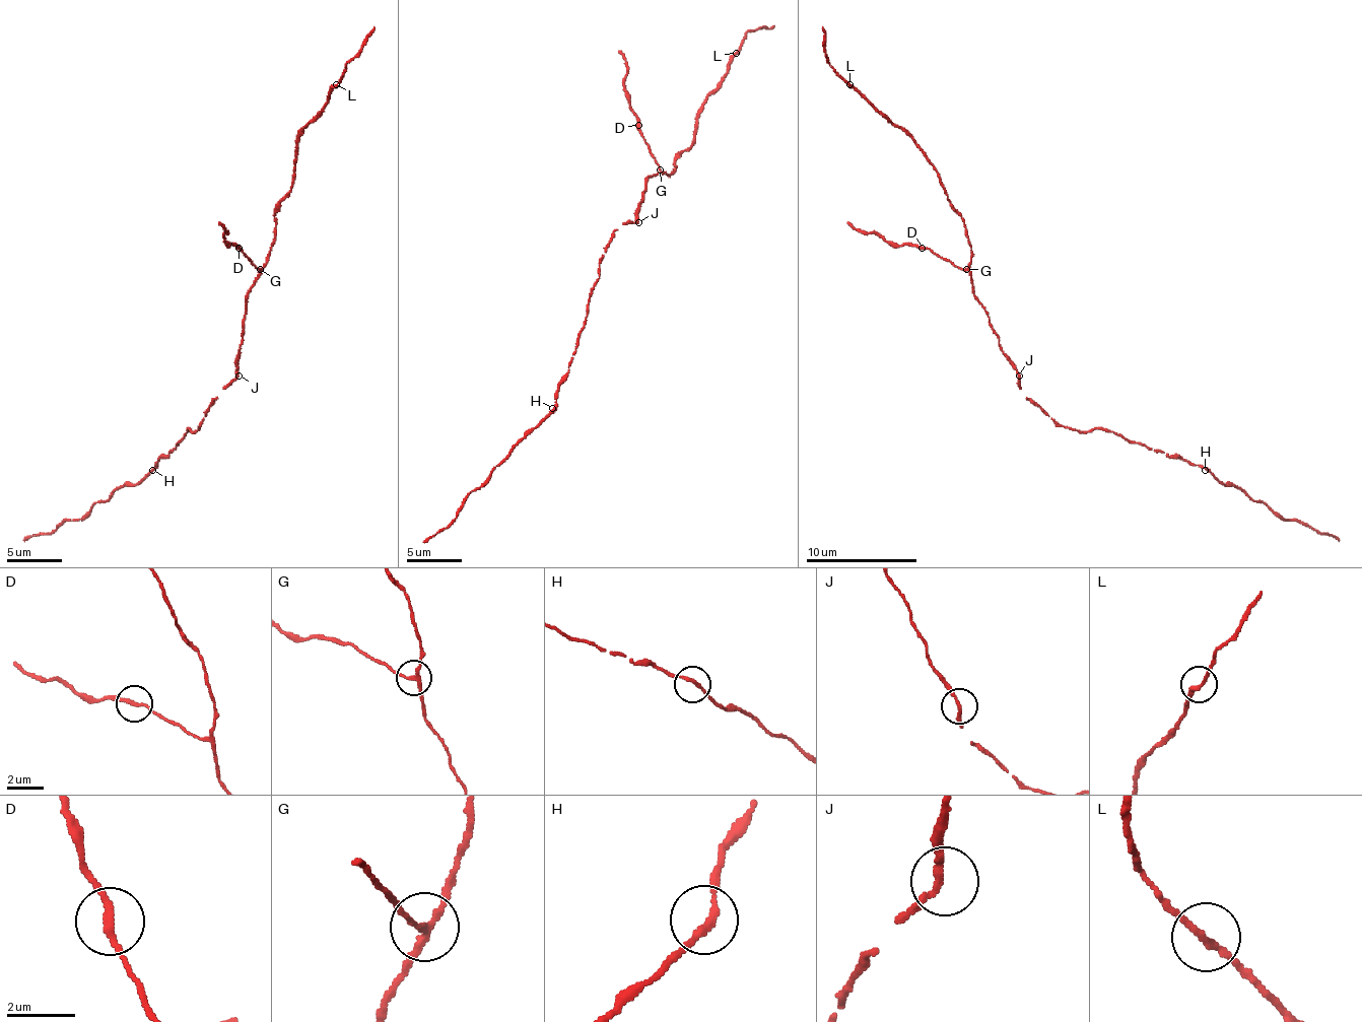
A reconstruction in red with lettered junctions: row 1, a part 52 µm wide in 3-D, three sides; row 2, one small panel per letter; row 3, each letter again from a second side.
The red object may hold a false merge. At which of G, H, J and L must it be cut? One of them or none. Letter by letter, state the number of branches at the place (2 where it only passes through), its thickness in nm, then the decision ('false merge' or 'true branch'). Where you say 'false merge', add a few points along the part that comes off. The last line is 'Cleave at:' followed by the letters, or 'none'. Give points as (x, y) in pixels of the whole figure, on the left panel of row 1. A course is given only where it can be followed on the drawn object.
G: branches 3; calibre 170 nm; false merge; course (261, 270), (239, 248), (224, 240), (227, 231), (219, 222)
H: branches 2; calibre 190 nm; true branch
J: branches 2; calibre 180 nm; true branch
L: branches 2; calibre 220 nm; true branch
Cleave at: G

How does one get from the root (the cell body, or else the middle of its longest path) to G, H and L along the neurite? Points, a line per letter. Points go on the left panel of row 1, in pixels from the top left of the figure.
G: (235, 372), (235, 356), (245, 326), (245, 297), (261, 270)
H: (235, 372), (208, 406), (200, 428), (197, 430), (189, 428), (152, 470)
L: (235, 372), (245, 297), (266, 262), (275, 211), (291, 187), (297, 137), (336, 84)

